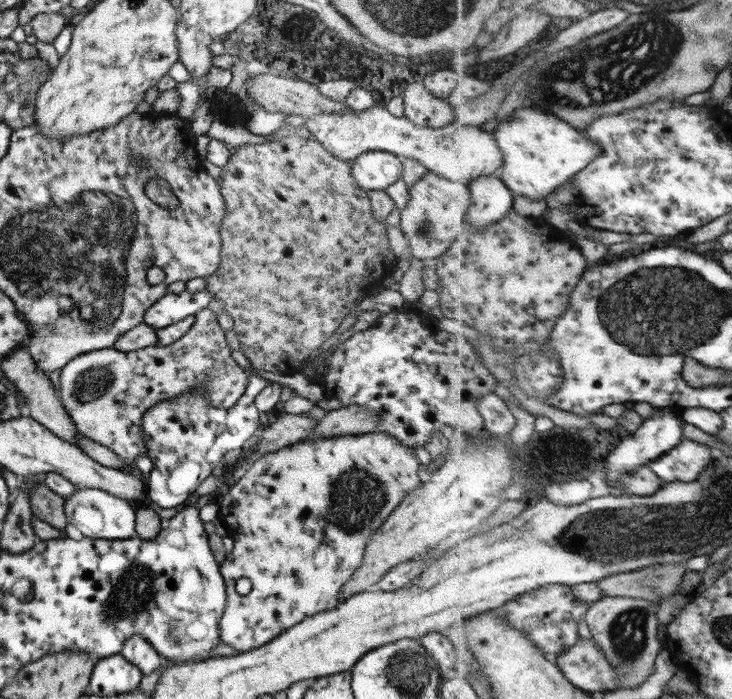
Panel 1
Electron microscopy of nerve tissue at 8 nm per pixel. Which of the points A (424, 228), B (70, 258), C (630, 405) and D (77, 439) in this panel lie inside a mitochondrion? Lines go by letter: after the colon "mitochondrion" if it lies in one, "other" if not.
A: mitochondrion
B: mitochondrion
C: other
D: other

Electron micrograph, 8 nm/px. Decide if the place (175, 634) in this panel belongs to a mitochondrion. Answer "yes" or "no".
yes

